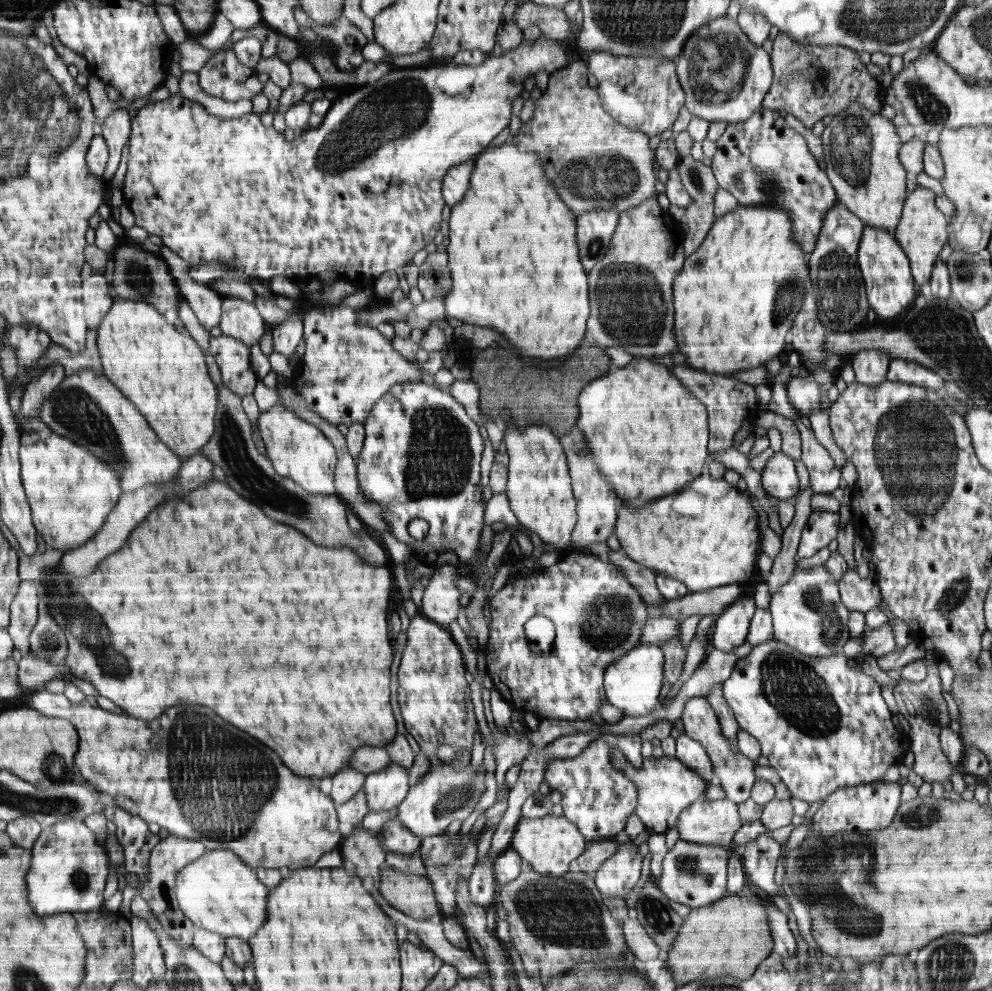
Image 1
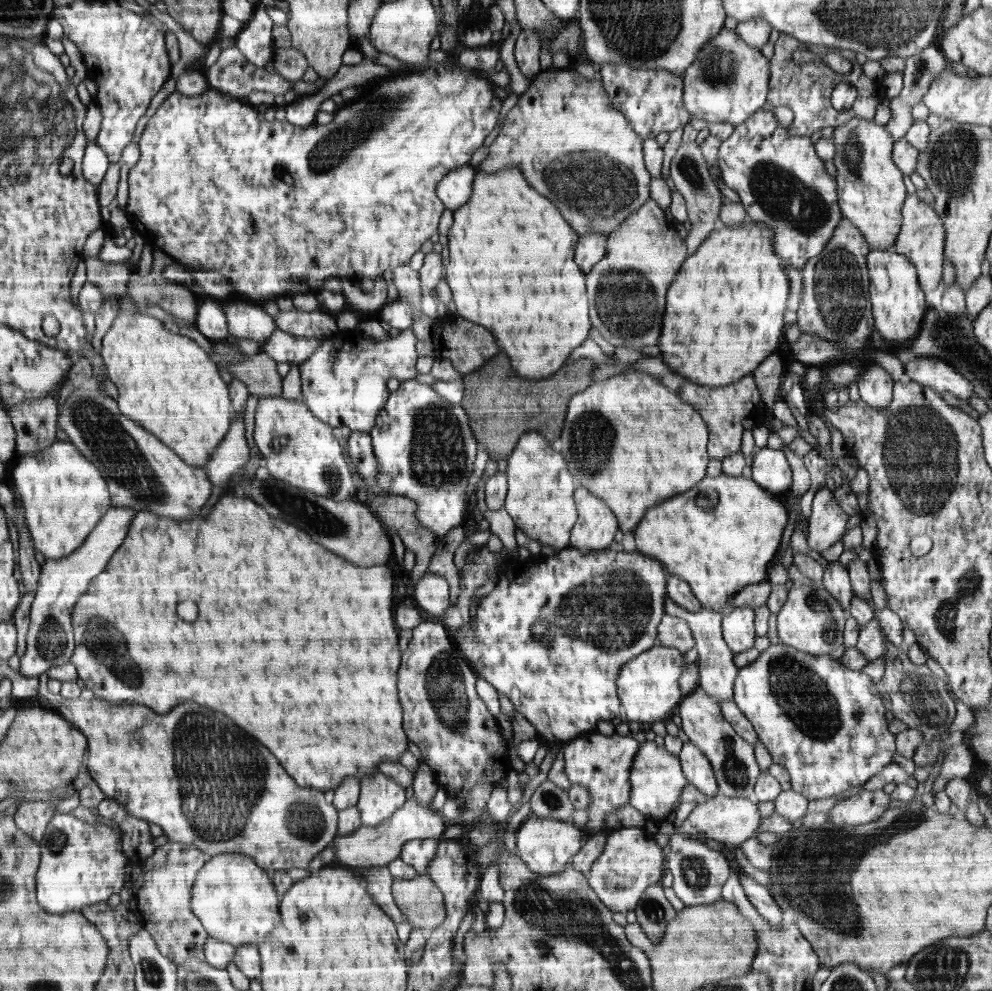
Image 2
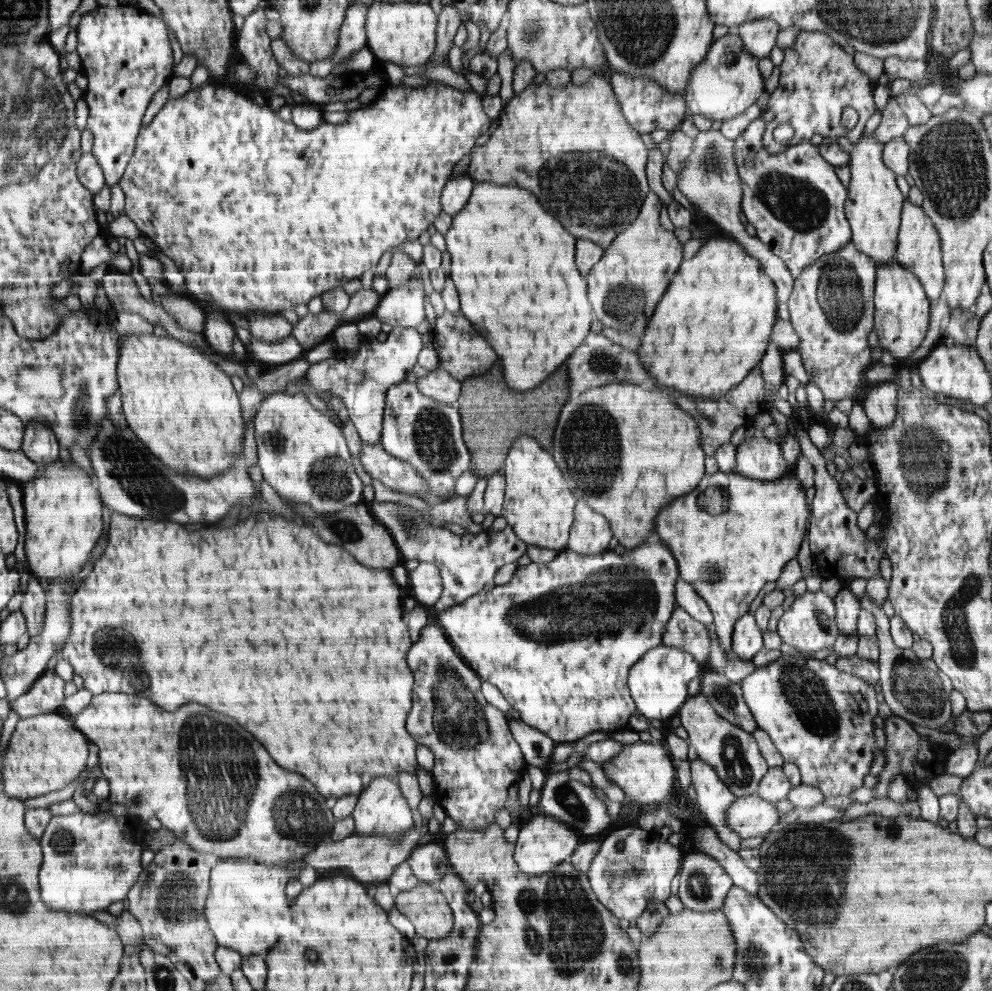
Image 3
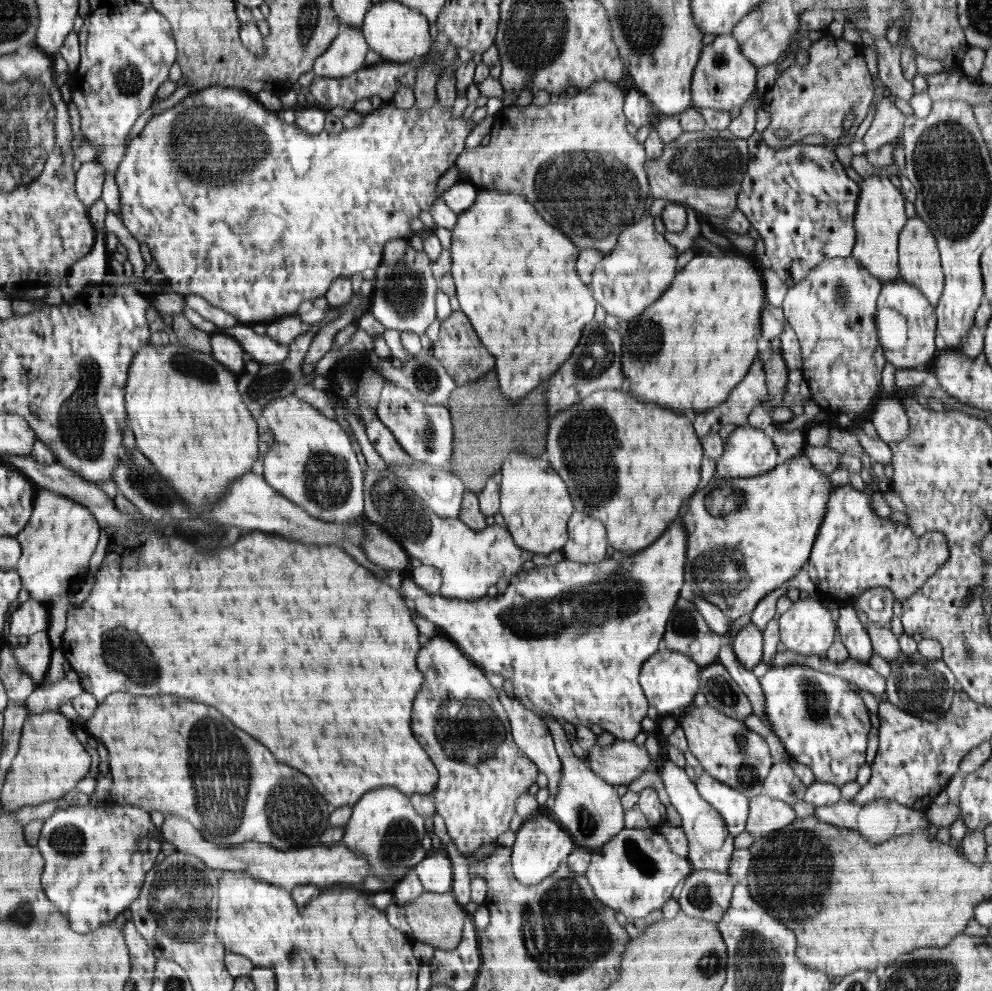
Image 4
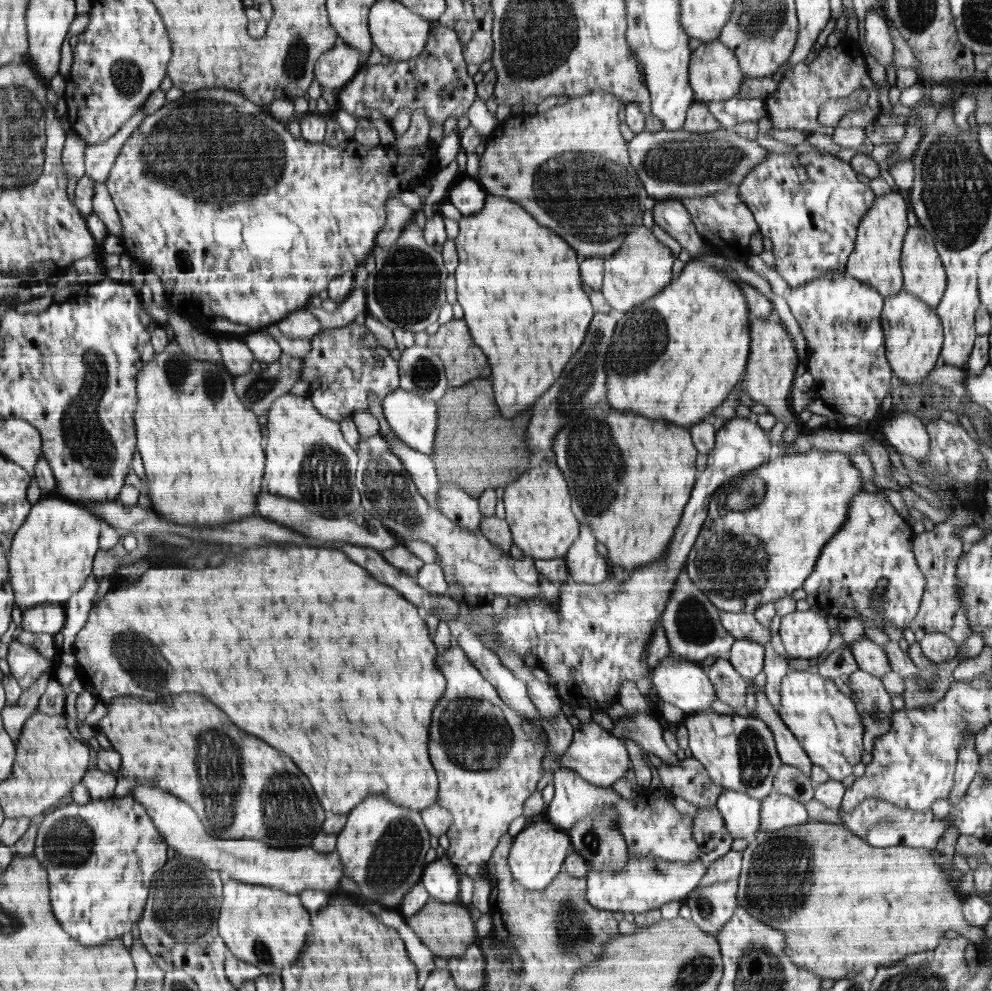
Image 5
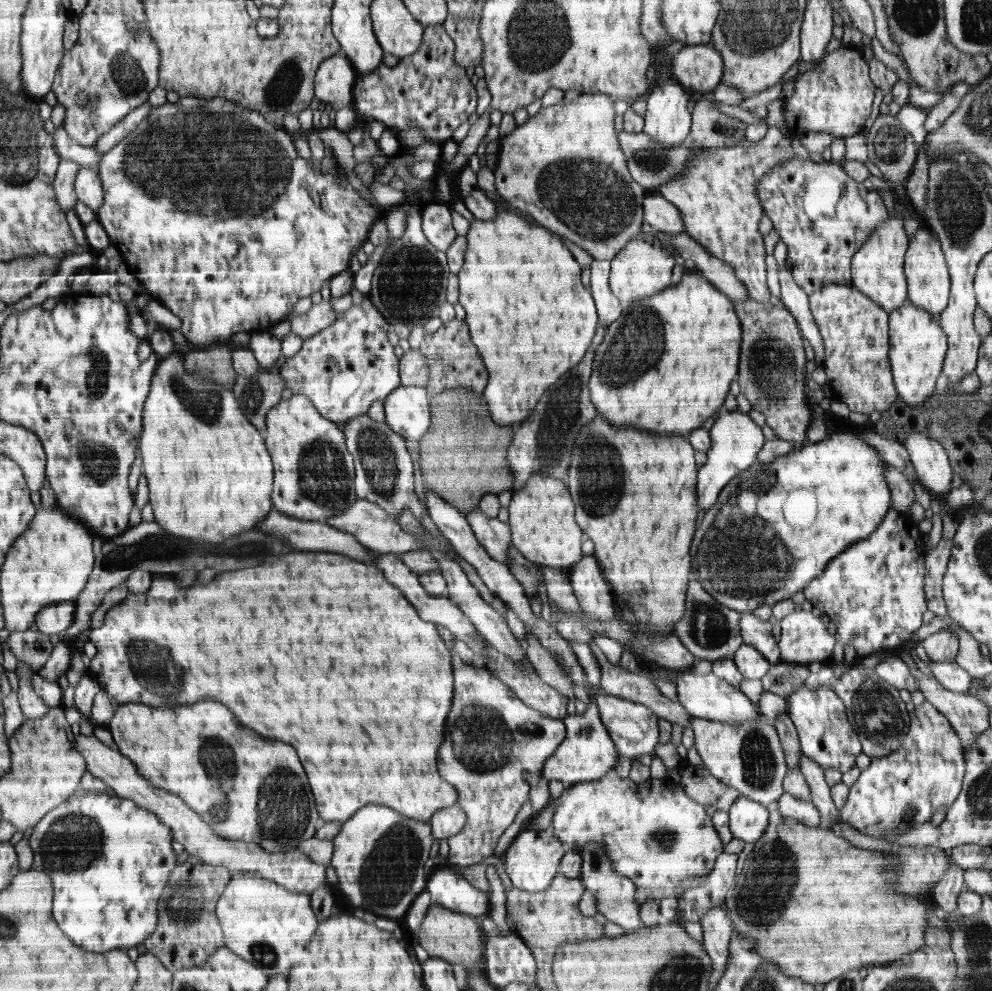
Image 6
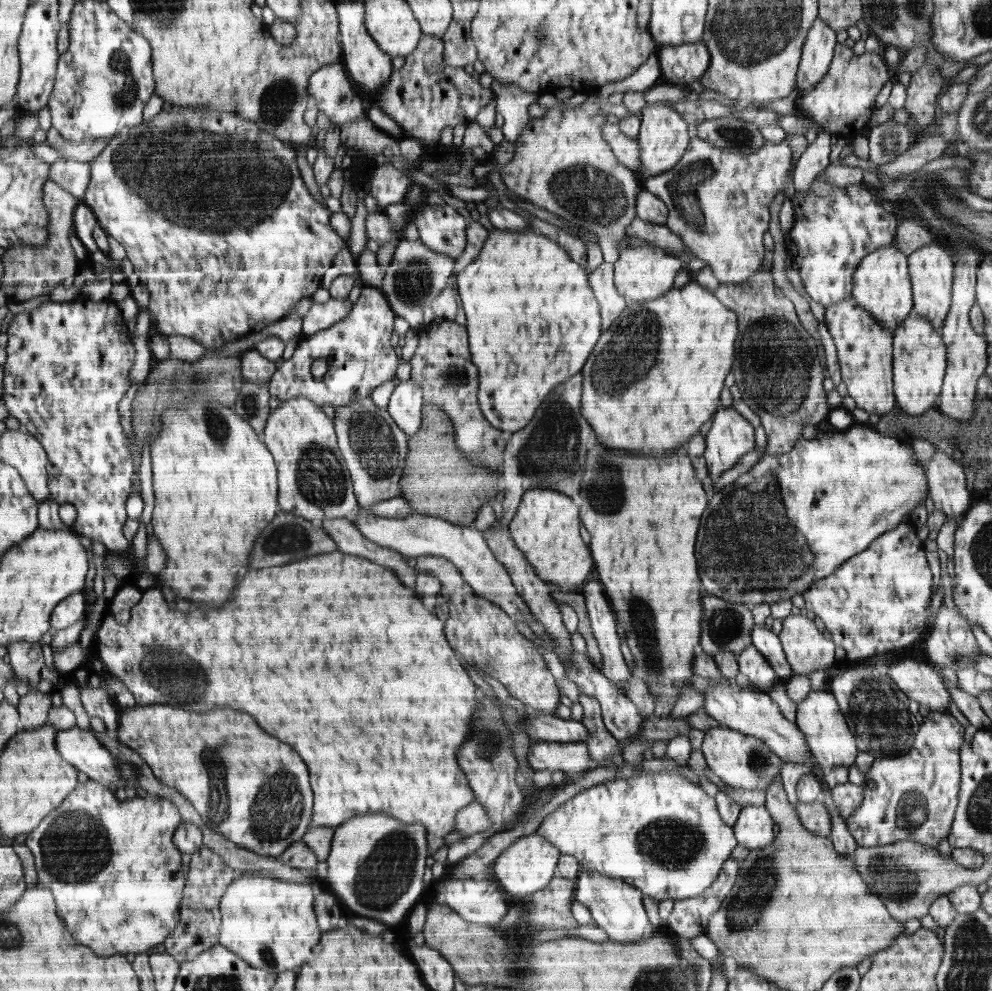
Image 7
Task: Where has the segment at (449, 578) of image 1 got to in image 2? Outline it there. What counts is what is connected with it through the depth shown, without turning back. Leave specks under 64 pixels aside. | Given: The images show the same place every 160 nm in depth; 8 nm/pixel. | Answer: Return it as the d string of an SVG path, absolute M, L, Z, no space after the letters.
M427 570L415 582L414 599L428 614L443 616L450 604L450 584L444 576Z

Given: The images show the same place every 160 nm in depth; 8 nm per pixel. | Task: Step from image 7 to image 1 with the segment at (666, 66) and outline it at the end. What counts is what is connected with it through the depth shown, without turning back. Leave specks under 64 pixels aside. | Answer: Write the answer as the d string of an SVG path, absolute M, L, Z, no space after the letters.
M727 16L712 20L686 39L675 67L685 92L684 106L691 114L728 125L748 120L762 106L773 81L771 54L750 42L737 20Z

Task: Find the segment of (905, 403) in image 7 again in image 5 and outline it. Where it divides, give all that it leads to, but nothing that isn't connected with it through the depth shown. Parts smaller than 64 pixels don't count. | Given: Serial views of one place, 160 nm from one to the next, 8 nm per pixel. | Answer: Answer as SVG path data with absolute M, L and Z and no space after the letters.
M901 290L897 295L890 295L883 299L881 325L885 336L885 357L890 369L898 379L911 388L921 385L935 368L943 345L943 326L937 312L917 296Z

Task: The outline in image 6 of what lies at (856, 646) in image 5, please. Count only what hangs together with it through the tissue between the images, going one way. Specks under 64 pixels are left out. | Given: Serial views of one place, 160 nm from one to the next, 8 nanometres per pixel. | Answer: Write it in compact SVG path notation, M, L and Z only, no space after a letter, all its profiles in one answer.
M892 655L884 658L878 662L873 672L898 691L907 690L911 693L919 691L915 676L911 675L911 670L908 668L908 665L898 656Z

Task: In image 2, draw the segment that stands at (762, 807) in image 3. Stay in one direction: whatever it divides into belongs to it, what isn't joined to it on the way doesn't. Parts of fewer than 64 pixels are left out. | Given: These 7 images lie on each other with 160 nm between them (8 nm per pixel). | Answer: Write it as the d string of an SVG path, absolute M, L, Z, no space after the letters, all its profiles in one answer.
M717 794L715 797L699 801L690 815L682 823L682 832L691 838L712 838L727 846L740 846L747 838L755 836L760 826L761 814L753 797L730 798Z

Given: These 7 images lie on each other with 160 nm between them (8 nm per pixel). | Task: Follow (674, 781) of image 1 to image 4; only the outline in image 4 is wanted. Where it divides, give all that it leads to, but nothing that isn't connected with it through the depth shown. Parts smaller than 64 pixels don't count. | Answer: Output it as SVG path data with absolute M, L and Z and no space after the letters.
M618 738L608 746L595 744L594 747L588 751L585 764L591 767L592 772L595 772L602 780L616 787L622 784L629 785L634 782L636 778L640 778L642 773L646 772L648 768L656 770L652 765L652 758L648 755L646 747L636 745L634 740L625 741Z

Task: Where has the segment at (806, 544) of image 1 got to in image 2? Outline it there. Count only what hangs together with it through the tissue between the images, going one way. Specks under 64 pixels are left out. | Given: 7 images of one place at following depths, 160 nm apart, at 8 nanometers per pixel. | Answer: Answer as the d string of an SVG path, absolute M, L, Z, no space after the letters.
M830 485L824 489L819 489L814 495L814 501L811 504L812 514L810 514L810 520L808 520L807 543L812 550L816 550L819 553L830 548L832 544L836 544L842 538L846 523L850 517L836 503L832 489L833 487Z

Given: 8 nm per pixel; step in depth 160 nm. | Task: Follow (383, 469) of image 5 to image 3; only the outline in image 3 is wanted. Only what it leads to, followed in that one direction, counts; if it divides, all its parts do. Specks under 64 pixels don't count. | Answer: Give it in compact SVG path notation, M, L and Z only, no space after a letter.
M375 498L370 504L380 524L385 524L391 529L392 536L395 536L396 544L400 545L400 552L403 552L406 561L432 563L442 571L443 596L434 605L437 612L462 604L483 592L484 584L490 584L494 580L501 566L512 564L526 554L527 544L520 540L514 529L508 525L500 531L483 530L478 534L456 535L445 526L431 526L418 510L410 506L377 502Z

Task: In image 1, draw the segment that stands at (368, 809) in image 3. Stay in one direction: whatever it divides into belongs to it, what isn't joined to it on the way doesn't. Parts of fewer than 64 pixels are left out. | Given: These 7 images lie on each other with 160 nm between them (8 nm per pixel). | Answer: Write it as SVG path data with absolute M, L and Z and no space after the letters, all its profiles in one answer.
M390 763L379 771L367 774L363 789L370 812L396 808L410 790L408 769L396 763Z

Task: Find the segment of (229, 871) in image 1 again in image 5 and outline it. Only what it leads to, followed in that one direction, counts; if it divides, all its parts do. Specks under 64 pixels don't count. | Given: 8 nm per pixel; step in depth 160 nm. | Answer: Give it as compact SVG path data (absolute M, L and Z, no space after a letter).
M226 879L218 926L230 954L256 965L262 974L279 974L284 966L298 960L310 932L310 914L300 896L266 885Z

